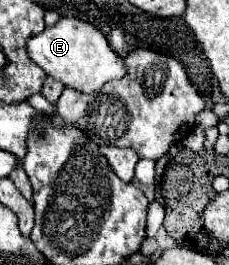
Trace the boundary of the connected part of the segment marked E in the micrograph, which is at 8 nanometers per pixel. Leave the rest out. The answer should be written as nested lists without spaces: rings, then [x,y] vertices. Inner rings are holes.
[[[61,17],[53,27],[45,27],[45,31],[29,39],[27,49],[29,57],[41,69],[45,69],[47,75],[59,79],[65,87],[71,87],[81,93],[95,93],[107,81],[121,79],[127,75],[123,57],[119,57],[111,49],[105,35],[91,23],[85,23],[75,17]]]

